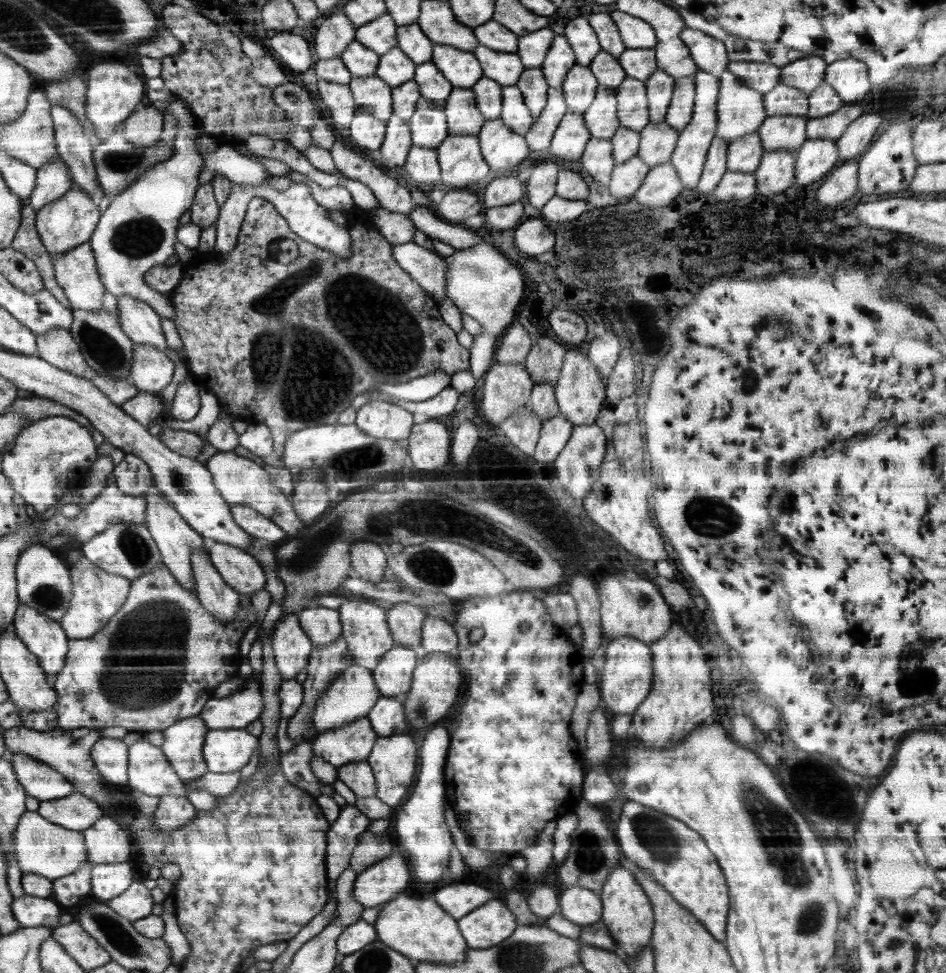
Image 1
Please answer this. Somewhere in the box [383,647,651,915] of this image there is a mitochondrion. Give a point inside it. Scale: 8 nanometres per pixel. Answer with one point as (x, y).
(594, 866)

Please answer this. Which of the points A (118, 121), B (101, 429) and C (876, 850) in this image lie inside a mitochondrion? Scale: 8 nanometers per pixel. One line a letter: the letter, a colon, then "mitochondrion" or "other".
A: other
B: other
C: other

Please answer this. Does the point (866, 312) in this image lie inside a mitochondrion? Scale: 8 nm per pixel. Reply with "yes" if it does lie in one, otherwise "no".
no

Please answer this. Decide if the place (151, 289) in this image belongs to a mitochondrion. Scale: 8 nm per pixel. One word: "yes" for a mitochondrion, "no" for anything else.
no

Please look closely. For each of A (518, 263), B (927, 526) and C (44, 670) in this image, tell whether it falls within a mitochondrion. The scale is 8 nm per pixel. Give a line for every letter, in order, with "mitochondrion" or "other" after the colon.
A: other
B: other
C: other

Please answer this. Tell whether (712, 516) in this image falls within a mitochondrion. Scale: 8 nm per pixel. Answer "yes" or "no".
yes

